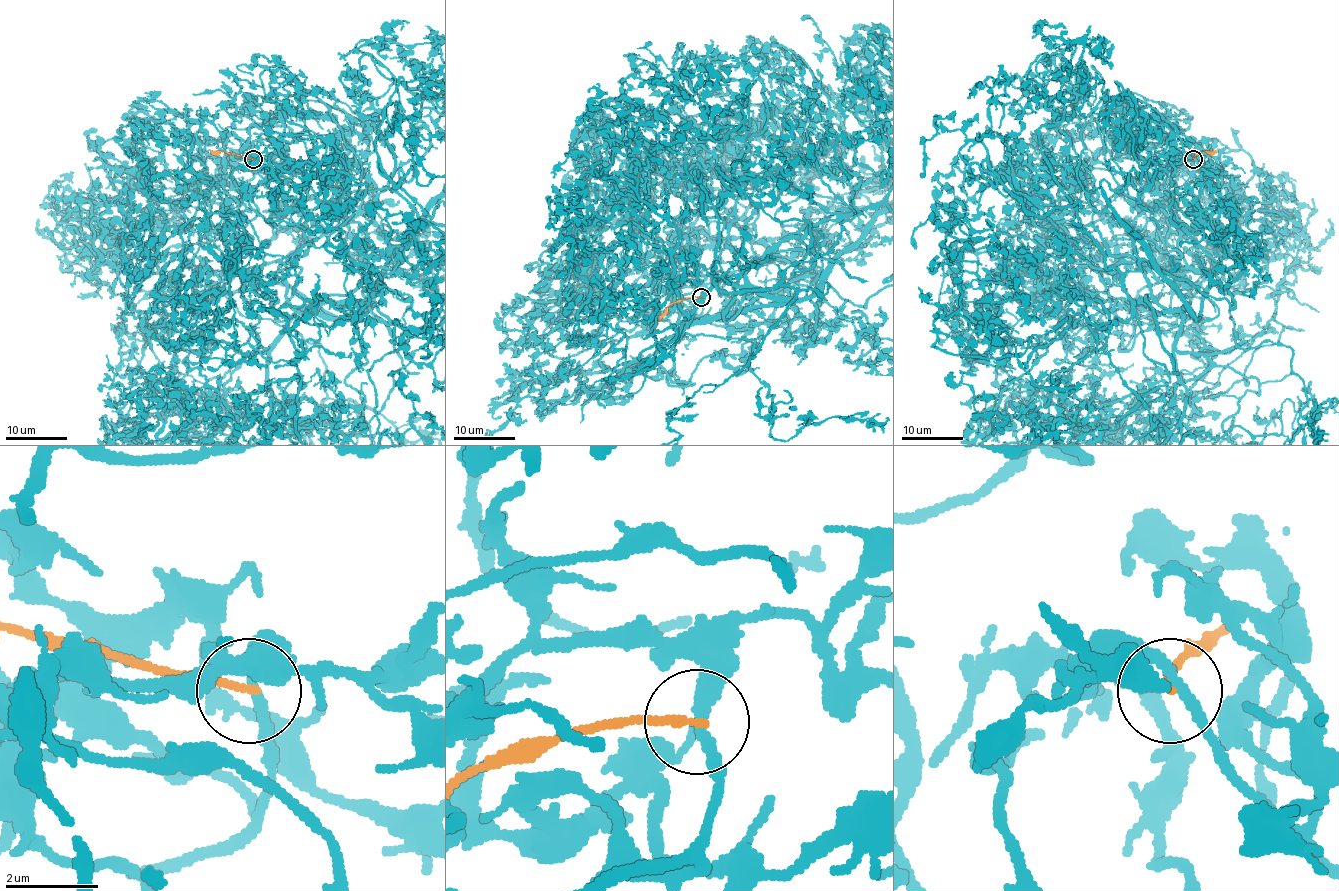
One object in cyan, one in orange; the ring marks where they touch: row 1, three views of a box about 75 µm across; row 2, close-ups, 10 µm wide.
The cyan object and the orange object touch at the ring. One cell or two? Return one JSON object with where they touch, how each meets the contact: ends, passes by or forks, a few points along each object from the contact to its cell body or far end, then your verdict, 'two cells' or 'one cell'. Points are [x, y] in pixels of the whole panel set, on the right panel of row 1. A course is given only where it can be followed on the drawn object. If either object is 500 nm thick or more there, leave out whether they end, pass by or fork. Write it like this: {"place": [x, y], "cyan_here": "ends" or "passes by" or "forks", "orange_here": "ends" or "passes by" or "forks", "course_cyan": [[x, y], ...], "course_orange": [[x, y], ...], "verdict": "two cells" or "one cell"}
{"place": [1193, 159], "cyan_here": "passes by", "orange_here": "ends", "course_cyan": [[1193, 159], [1164, 189], [1187, 263], [1225, 292], [1197, 318], [1104, 195], [1103, 108], [1046, 52]], "course_orange": [[1193, 159], [1200, 151], [1217, 151]], "verdict": "two cells"}

